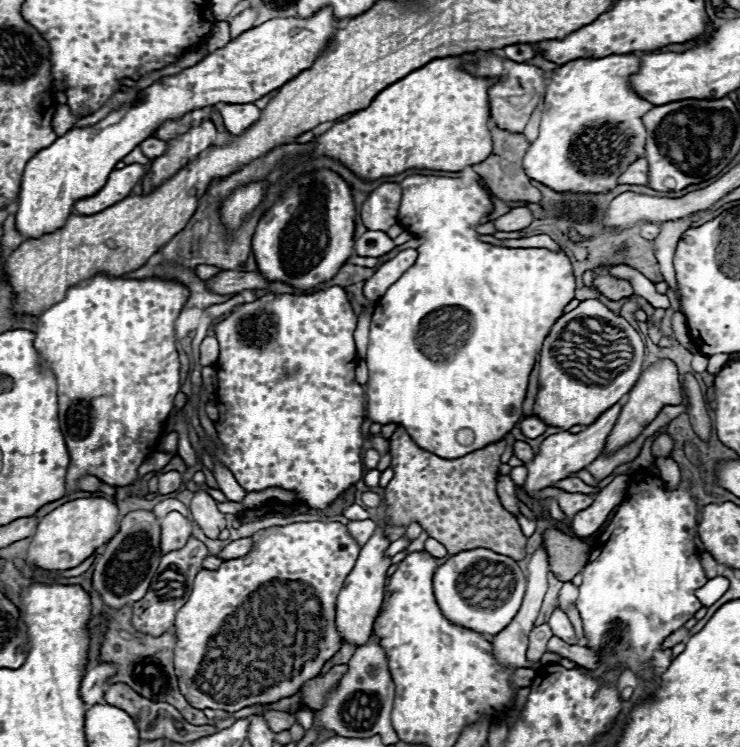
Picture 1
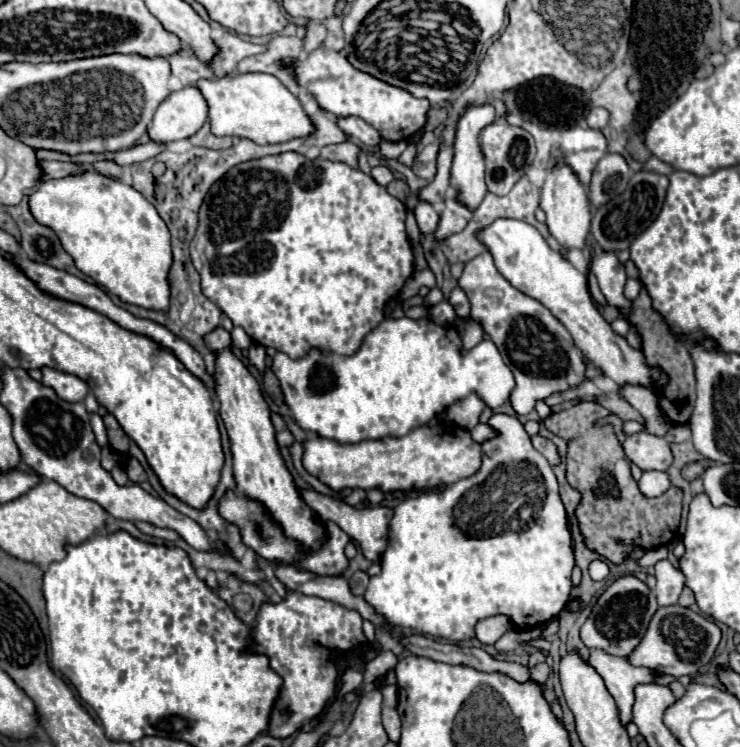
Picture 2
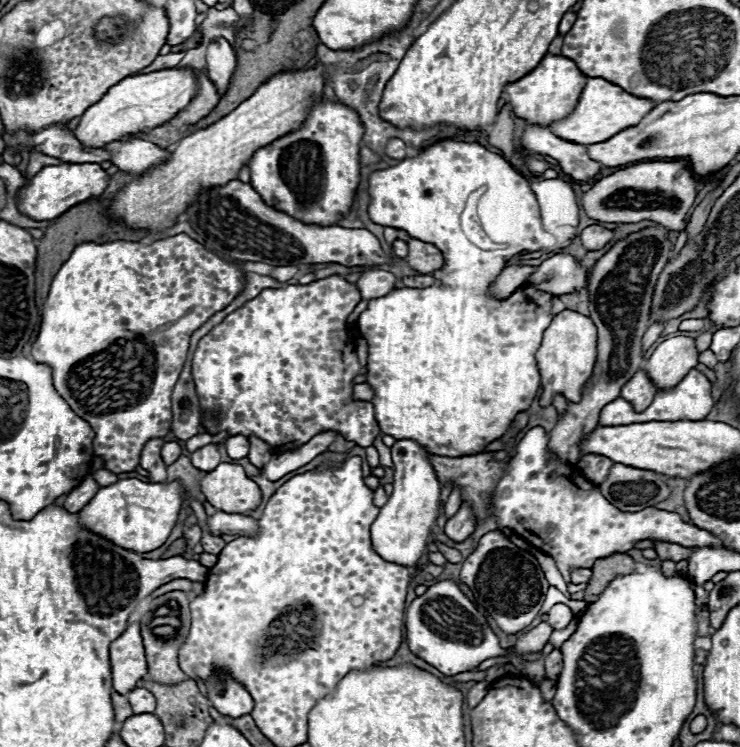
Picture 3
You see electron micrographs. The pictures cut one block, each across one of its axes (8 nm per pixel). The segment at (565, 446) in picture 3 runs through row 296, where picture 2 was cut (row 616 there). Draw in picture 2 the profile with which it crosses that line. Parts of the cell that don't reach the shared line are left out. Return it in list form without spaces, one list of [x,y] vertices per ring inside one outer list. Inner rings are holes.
[[[622,576],[614,580],[592,608],[592,614],[584,622],[580,636],[588,648],[598,648],[614,656],[628,656],[642,640],[650,618],[658,610],[654,592],[636,576]]]

